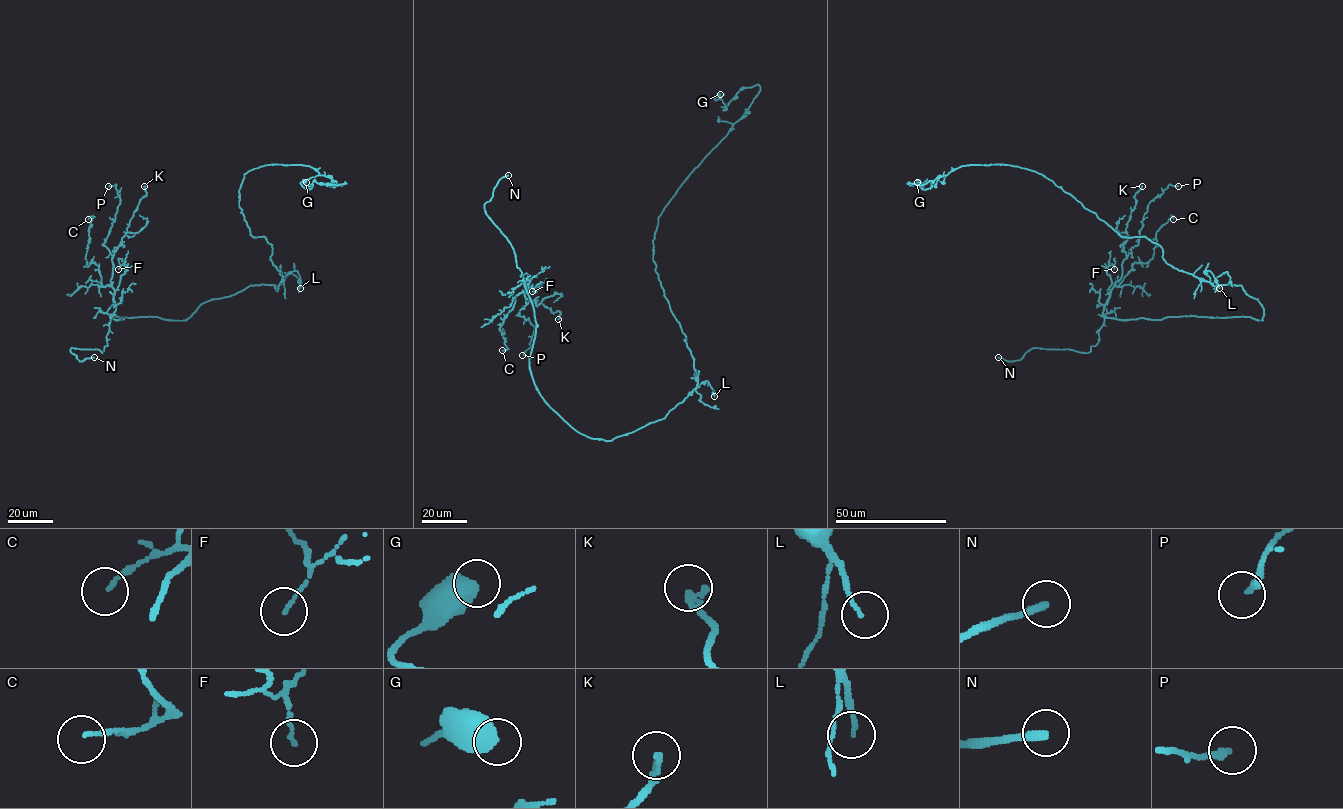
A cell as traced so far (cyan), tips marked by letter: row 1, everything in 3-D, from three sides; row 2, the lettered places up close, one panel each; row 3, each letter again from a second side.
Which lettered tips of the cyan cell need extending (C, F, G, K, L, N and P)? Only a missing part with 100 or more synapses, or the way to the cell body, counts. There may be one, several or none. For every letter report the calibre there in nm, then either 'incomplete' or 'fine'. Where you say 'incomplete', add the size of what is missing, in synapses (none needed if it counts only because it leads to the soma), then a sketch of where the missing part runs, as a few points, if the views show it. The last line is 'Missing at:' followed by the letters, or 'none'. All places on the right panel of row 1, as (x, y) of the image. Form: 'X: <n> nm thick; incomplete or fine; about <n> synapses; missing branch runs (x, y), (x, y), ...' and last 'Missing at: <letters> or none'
C: 130 nm thick; fine
F: 100 nm thick; fine
G: 650 nm thick; fine
K: 200 nm thick; fine
L: 100 nm thick; fine
N: 240 nm thick; incomplete; missing branch runs (998, 357), (986, 348), (981, 350)
P: 220 nm thick; fine
Missing at: N

